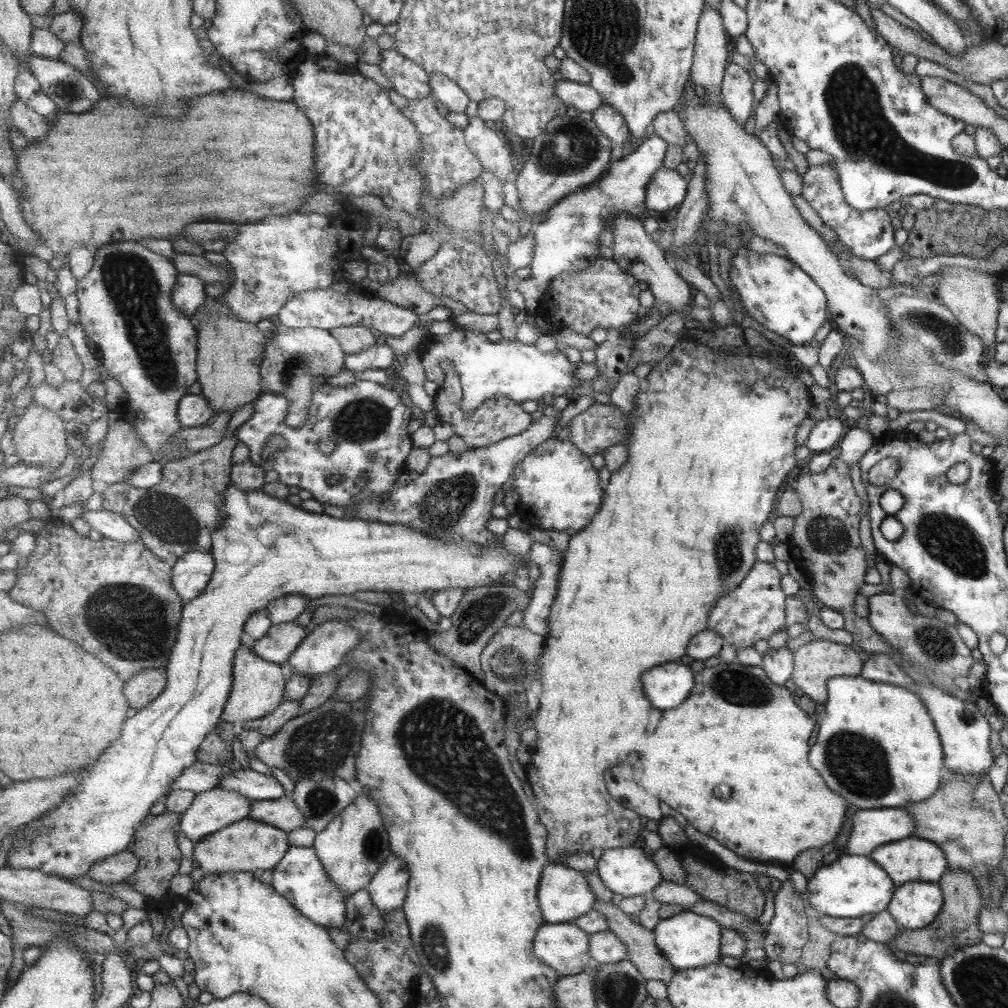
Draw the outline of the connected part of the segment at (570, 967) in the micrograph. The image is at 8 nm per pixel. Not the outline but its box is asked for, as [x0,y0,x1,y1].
[534,922,595,977]

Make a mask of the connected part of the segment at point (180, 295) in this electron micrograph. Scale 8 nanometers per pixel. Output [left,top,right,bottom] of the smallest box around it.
[172,274,208,318]

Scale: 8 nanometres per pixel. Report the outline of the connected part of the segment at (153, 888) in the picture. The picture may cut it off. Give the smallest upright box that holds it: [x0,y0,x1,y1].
[127,812,181,913]

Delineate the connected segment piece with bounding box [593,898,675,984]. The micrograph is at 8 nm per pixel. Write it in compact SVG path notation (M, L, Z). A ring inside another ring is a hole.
M597 899L593 910L598 910L608 920L611 932L614 932L629 949L628 960L637 965L638 973L645 980L660 980L669 982L673 976L673 968L666 958L655 946L652 930L645 930L639 924L635 924L629 914L623 912L621 907L613 902L603 902Z

